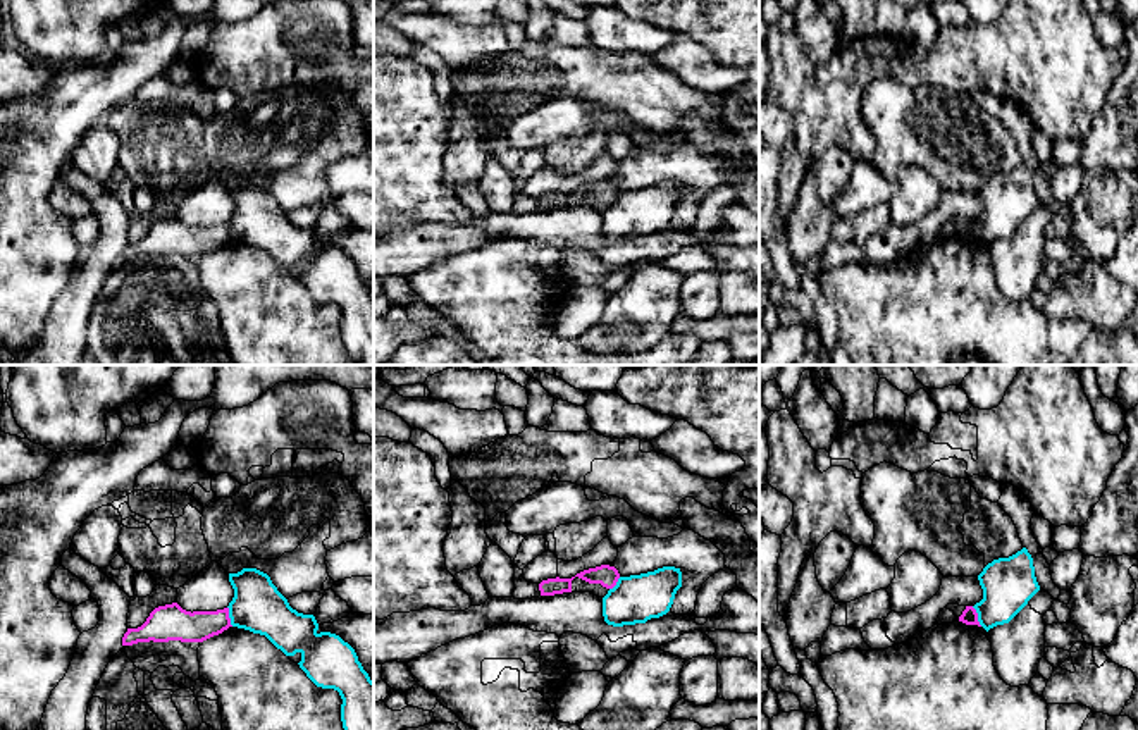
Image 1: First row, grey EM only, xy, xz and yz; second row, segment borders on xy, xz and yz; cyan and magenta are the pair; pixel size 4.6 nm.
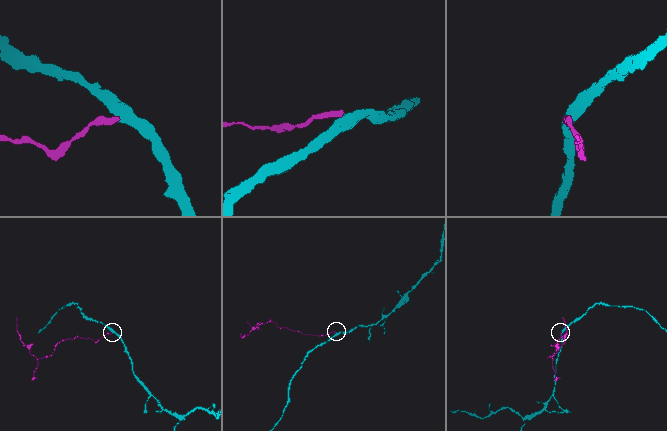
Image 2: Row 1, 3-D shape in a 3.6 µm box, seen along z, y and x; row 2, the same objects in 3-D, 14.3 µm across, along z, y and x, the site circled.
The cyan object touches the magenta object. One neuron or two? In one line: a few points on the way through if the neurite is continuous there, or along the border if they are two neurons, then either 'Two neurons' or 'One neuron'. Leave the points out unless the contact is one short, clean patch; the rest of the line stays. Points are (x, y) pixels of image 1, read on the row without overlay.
Boundary: yz (971, 221), (982, 240). Two neurons

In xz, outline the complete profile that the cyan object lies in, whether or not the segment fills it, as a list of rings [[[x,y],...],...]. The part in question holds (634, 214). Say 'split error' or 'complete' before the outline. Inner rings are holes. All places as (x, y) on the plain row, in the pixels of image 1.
complete; [[[675,181],[620,191],[616,200],[603,212],[604,236],[623,241],[659,232],[670,226],[680,201],[682,186]]]

